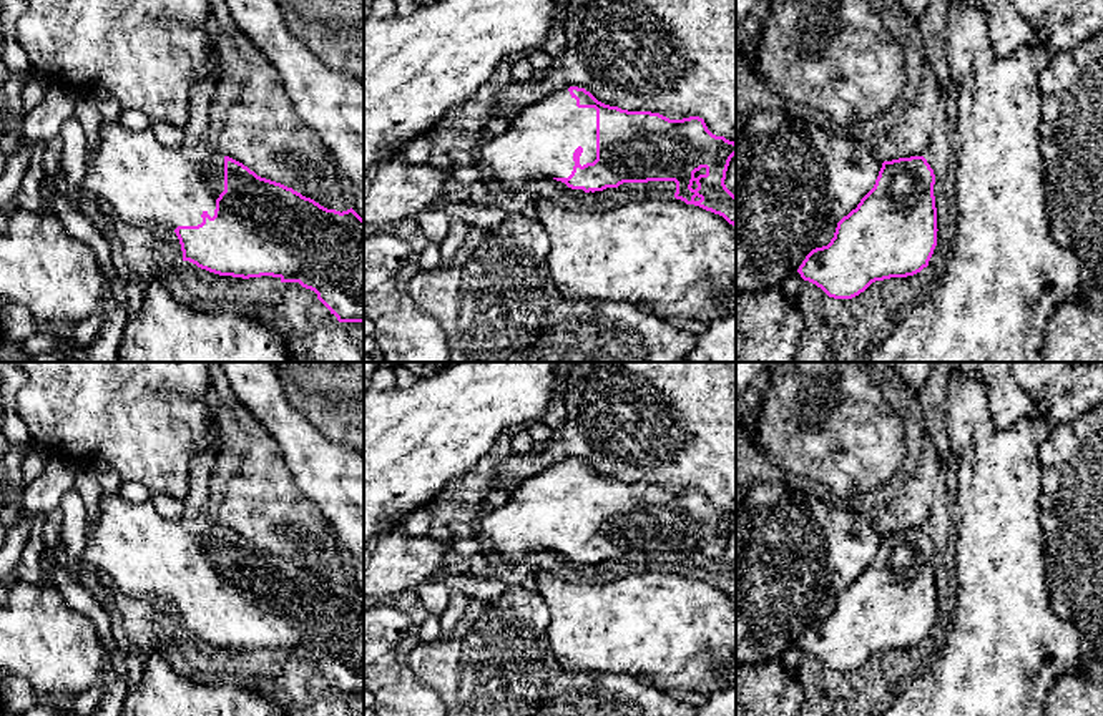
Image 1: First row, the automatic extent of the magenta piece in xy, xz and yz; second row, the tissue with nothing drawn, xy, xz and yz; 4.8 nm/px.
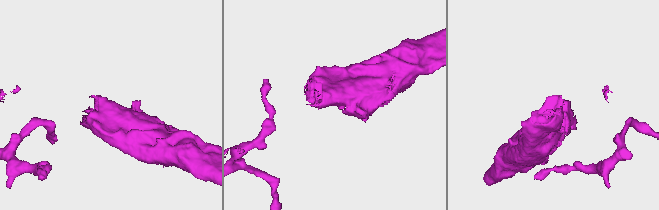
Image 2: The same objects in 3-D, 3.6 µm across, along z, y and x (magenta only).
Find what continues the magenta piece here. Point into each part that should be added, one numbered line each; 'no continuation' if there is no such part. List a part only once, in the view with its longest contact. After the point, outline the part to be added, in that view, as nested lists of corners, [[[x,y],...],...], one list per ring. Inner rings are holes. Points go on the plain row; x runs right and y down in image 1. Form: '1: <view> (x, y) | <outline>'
1: xz (540, 514) | [[[563,460],[522,480],[510,500],[477,527],[507,566],[527,562],[537,552],[568,550],[578,518],[583,520],[581,538],[596,532],[596,482],[578,480]]]

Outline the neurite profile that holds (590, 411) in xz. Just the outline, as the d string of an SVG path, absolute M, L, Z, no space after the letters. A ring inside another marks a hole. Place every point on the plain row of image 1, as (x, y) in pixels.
M580 362L563 395L566 415L560 439L527 455L510 452L497 467L505 490L515 492L527 477L552 463L578 459L628 483L651 483L669 492L699 488L713 507L736 515L736 362Z

